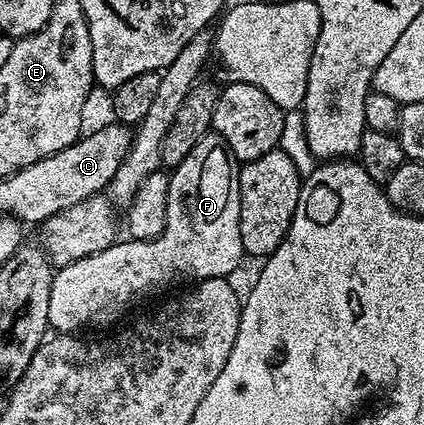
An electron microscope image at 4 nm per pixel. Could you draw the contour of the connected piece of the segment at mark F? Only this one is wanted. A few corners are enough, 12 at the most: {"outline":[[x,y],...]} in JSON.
{"outline":[[222,136],[169,175],[159,235],[56,269],[47,321],[111,326],[135,298],[242,264]]}

